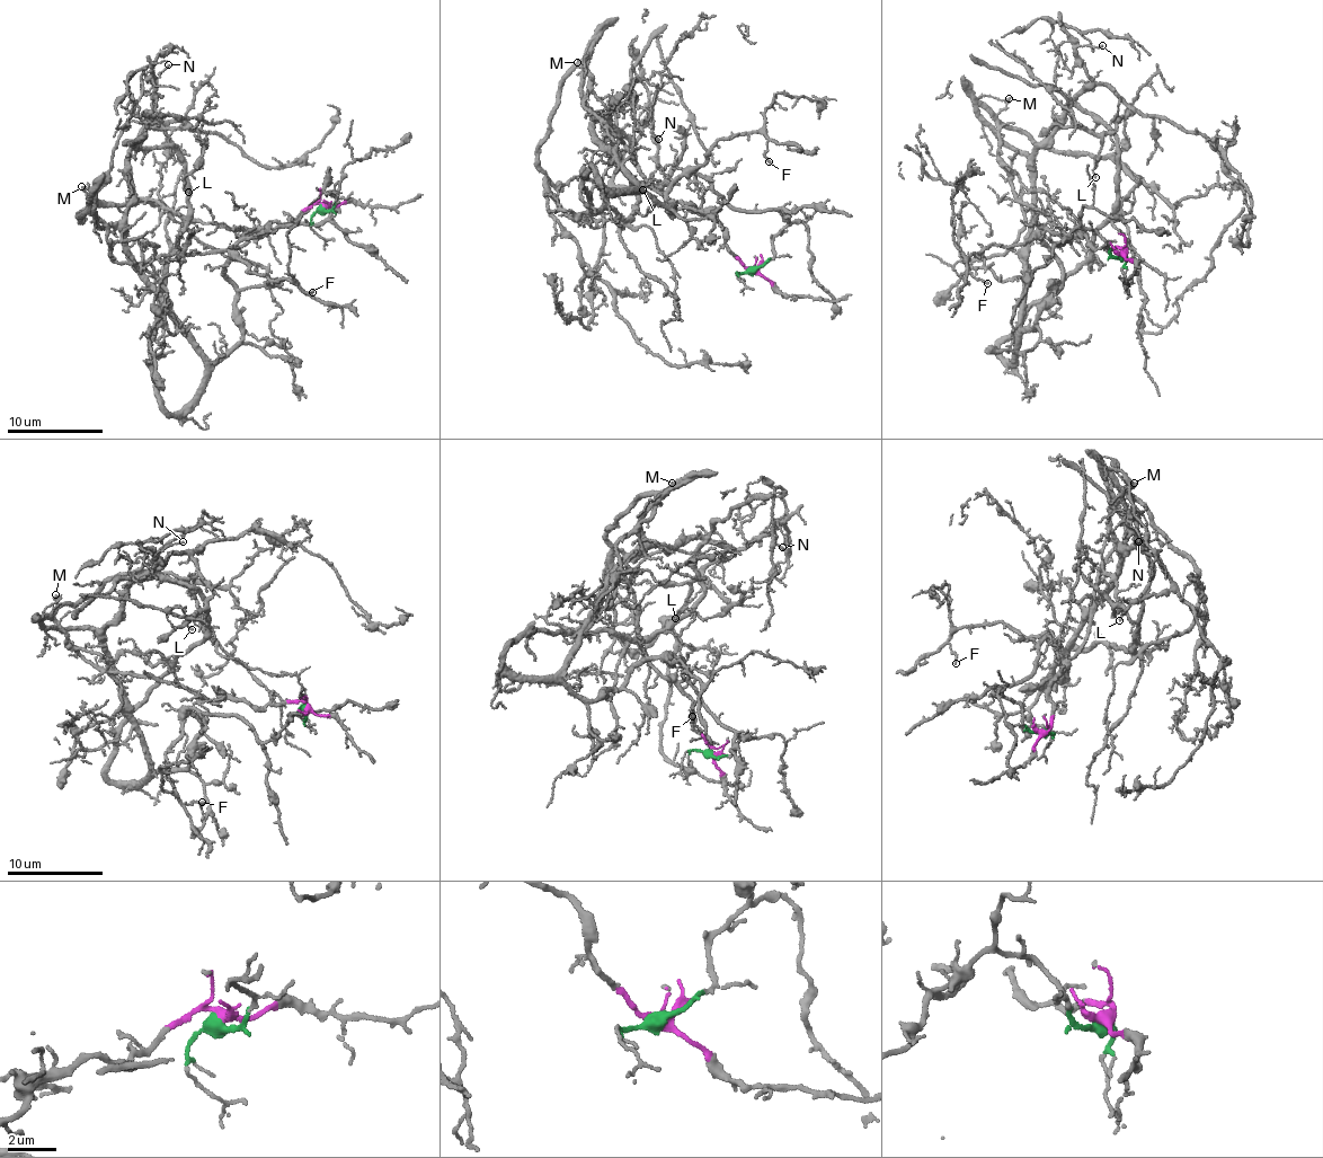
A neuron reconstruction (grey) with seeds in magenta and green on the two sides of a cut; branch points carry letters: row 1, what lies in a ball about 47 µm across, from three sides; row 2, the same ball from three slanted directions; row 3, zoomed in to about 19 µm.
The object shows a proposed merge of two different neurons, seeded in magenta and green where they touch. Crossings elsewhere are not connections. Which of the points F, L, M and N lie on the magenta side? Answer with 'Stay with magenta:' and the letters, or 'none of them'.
Stay with magenta: M

